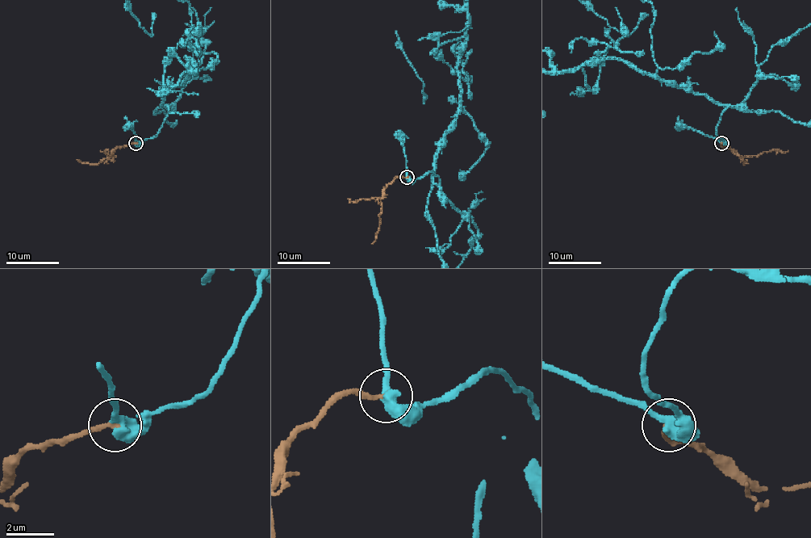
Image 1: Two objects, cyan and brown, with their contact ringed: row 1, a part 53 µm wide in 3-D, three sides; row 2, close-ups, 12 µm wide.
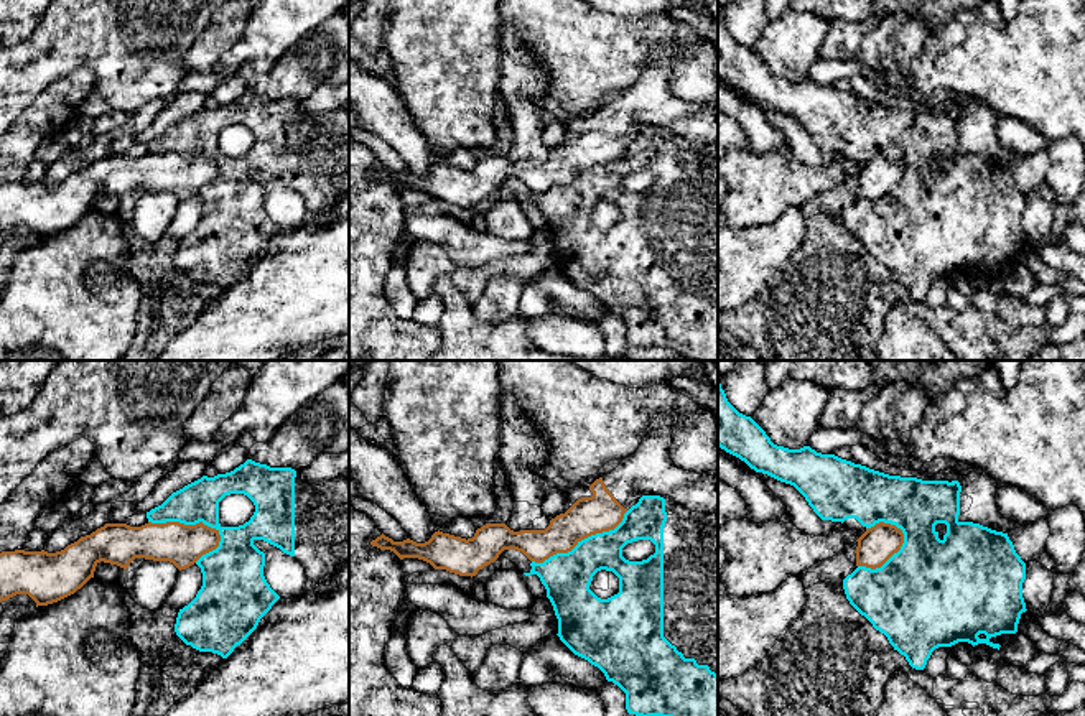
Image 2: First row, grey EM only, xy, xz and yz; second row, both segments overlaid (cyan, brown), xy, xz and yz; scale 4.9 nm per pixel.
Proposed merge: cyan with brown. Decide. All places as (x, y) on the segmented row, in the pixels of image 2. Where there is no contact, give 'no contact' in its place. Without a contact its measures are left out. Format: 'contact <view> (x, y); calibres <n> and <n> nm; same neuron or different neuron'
contact xy (188, 524); calibres 190 and 200 nm; different neuron

